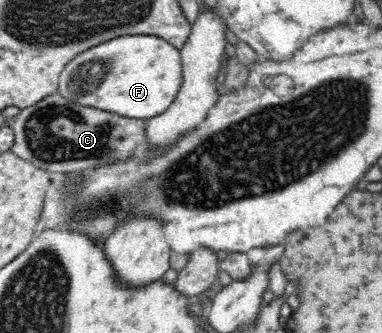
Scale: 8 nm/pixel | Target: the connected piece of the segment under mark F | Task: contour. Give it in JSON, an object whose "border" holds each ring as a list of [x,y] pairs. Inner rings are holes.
{"border":[[[130,34],[96,45],[69,61],[59,77],[57,93],[81,106],[132,119],[150,119],[170,107],[182,81],[181,54],[176,47],[161,37]]]}

